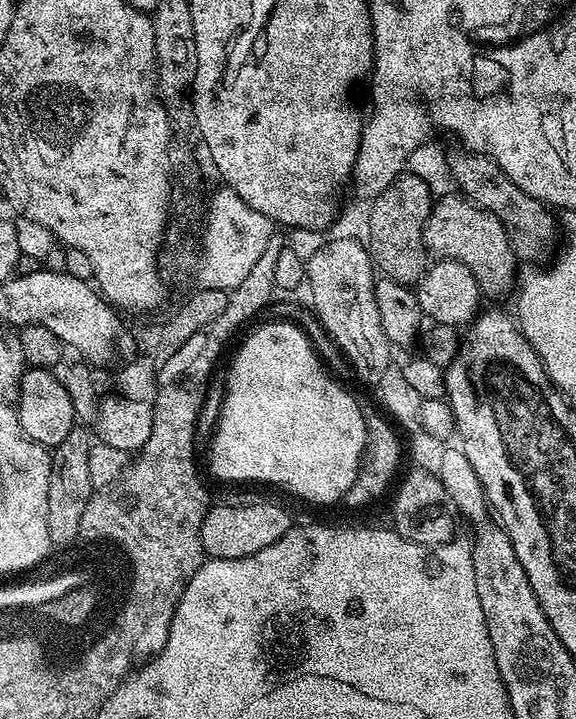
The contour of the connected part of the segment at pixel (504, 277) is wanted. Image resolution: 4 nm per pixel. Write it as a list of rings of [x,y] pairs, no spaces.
[[[455,195],[444,196],[441,200],[439,197],[433,203],[432,213],[424,227],[424,247],[433,257],[457,260],[467,266],[485,297],[511,293],[518,284],[518,257],[512,252],[502,222],[463,195]]]

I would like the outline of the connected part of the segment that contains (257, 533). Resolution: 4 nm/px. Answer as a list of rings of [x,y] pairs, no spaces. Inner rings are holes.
[[[271,503],[220,504],[217,508],[216,505],[209,507],[202,522],[205,557],[213,560],[246,558],[250,554],[258,554],[258,550],[266,550],[266,546],[274,546],[274,542],[278,542],[278,538],[282,538],[282,534],[286,534],[288,529],[293,527],[294,520],[283,503]]]

